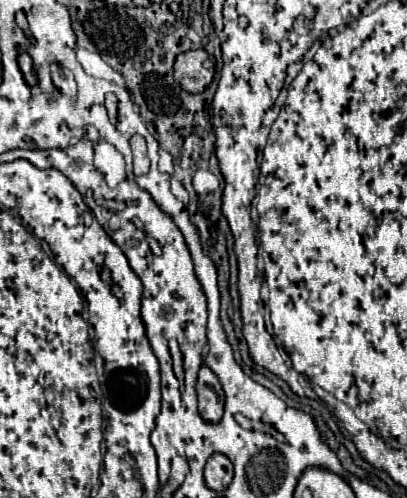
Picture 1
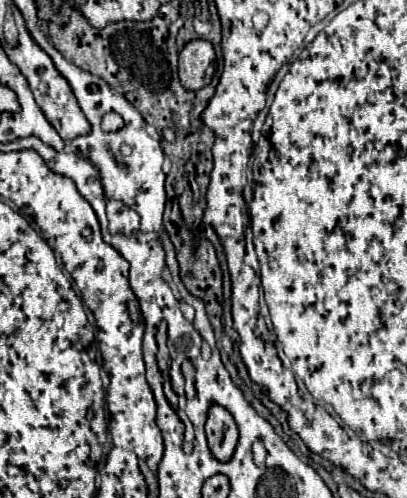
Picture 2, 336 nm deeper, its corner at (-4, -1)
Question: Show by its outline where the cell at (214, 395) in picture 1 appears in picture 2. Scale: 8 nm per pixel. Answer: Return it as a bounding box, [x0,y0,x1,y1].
[205,404,237,462]

